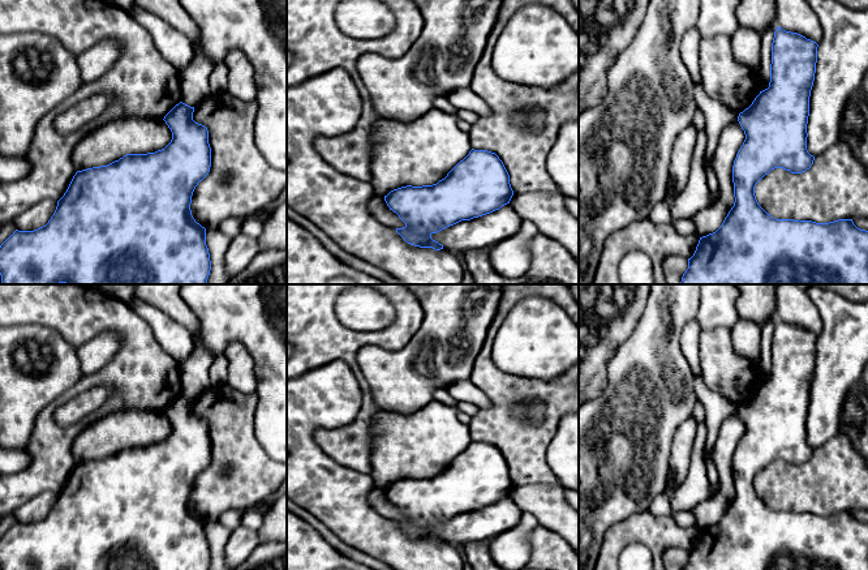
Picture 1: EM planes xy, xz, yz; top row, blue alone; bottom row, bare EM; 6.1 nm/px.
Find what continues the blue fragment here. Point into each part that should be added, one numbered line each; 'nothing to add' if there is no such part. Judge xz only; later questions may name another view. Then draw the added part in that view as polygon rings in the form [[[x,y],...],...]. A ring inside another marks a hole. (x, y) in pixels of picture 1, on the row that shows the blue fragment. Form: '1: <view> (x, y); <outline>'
nothing to add

